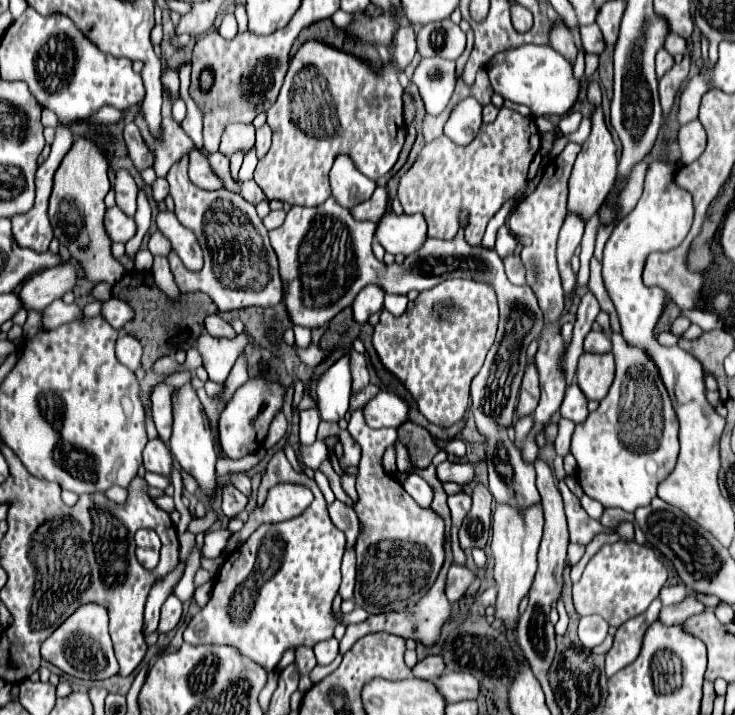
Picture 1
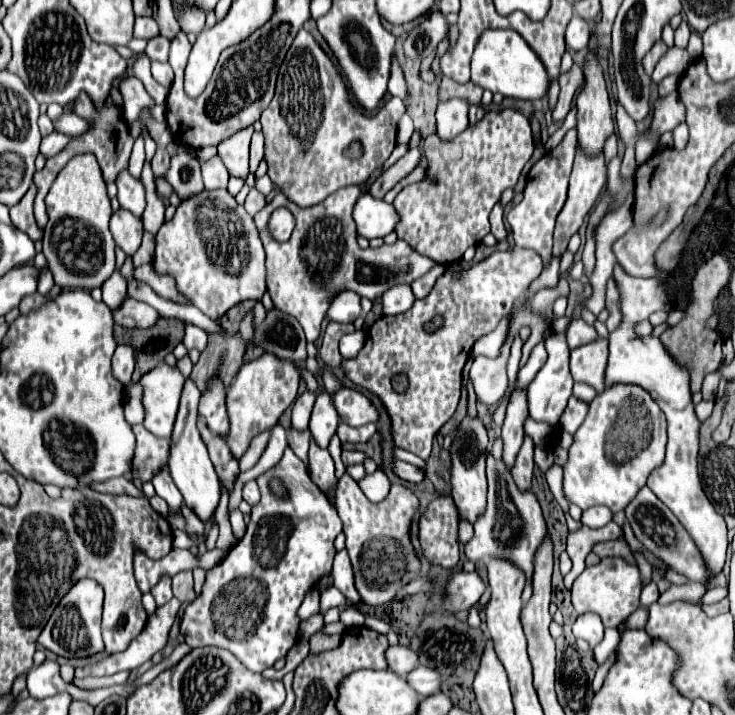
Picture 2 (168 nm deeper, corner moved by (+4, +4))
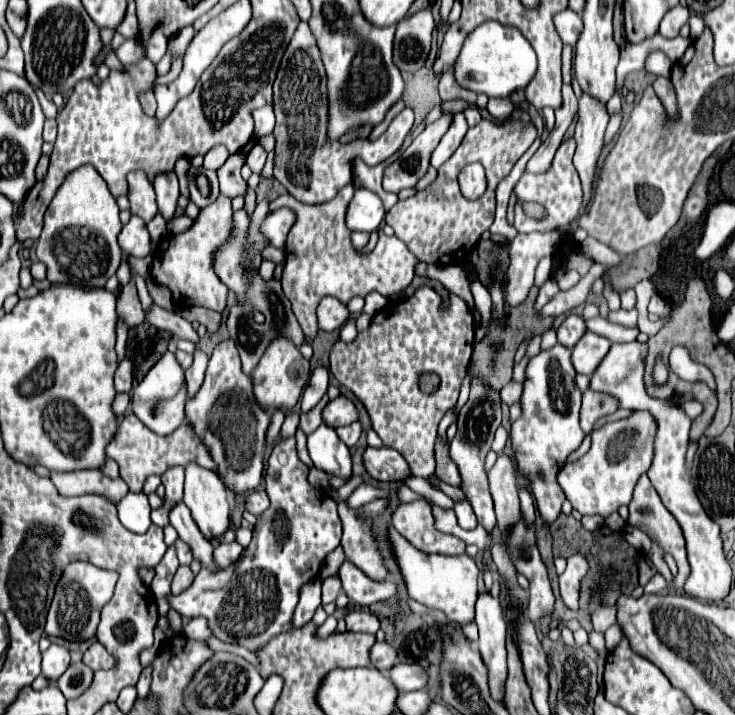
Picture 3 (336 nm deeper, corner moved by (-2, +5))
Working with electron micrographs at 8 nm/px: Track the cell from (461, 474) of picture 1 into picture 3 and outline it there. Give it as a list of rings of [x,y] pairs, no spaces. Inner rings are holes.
[[[367,447],[363,453],[363,465],[365,471],[377,479],[377,481],[403,481],[409,475],[409,467],[405,463],[405,459],[395,451],[395,449],[373,449]]]

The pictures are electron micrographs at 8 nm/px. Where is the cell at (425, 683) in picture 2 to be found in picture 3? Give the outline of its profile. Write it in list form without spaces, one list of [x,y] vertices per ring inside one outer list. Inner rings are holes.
[[[397,663],[393,665],[393,669],[385,671],[385,675],[391,679],[397,691],[417,691],[427,685],[427,673],[419,665]]]

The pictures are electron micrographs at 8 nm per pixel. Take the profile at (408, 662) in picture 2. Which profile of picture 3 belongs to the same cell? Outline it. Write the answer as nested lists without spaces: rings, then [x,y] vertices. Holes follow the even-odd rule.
[[[375,643],[373,645],[373,651],[369,653],[369,661],[371,661],[371,667],[377,667],[379,671],[387,671],[395,665],[395,659],[397,659],[397,651],[393,647],[389,647],[389,643]]]

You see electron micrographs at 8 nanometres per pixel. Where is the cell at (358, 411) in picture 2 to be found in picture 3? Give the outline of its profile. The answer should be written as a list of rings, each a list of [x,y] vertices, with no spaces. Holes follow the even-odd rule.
[[[341,395],[341,397],[331,399],[327,403],[327,407],[323,409],[321,417],[323,417],[325,425],[337,429],[341,425],[349,425],[349,423],[357,421],[357,409],[355,409],[355,405],[345,395]]]

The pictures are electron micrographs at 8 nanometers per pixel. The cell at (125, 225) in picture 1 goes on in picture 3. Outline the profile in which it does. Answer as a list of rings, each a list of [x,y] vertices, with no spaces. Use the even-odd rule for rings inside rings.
[[[133,215],[131,221],[121,229],[119,245],[123,253],[131,257],[149,257],[153,253],[147,225],[137,215]]]

